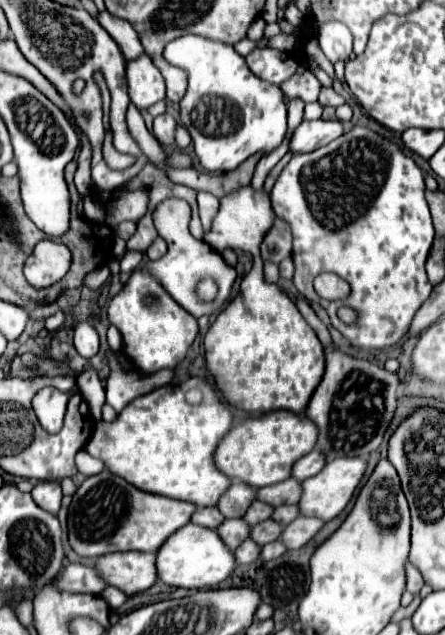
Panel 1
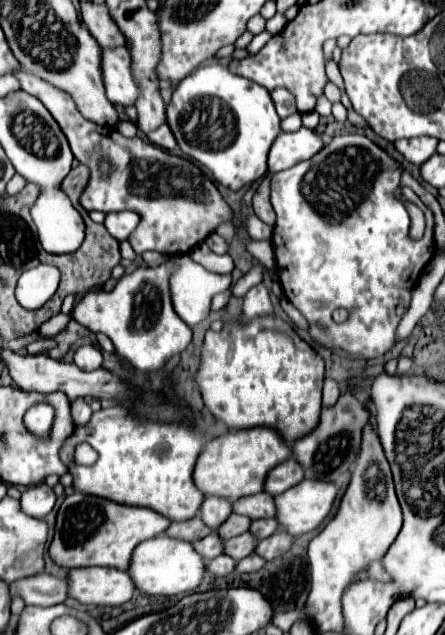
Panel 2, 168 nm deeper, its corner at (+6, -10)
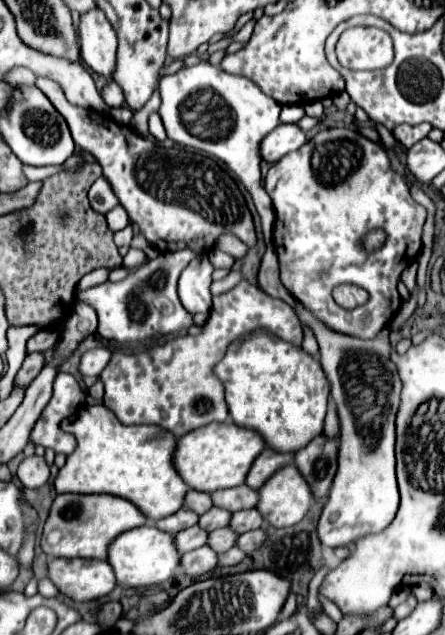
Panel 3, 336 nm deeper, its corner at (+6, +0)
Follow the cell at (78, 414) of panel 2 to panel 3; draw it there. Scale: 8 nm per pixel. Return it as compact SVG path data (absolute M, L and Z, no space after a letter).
M96 347L96 349L86 351L82 355L82 359L80 359L80 365L78 365L80 375L82 377L98 377L100 371L108 365L110 355L112 353L108 349L104 349L104 347Z

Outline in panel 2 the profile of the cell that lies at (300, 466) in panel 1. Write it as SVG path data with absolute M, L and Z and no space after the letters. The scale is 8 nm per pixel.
M292 455L286 461L282 461L280 465L276 465L274 469L268 471L266 481L264 481L264 491L270 493L270 495L280 495L288 487L300 483L304 479L302 473L304 471L300 471L300 465L296 463L296 457Z

